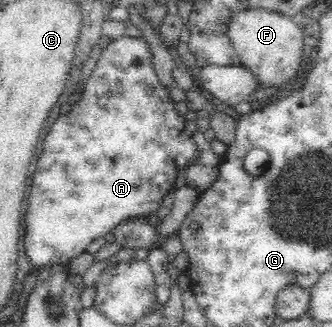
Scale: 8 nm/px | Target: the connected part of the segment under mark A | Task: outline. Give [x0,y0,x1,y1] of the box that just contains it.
[24,35,197,270]

